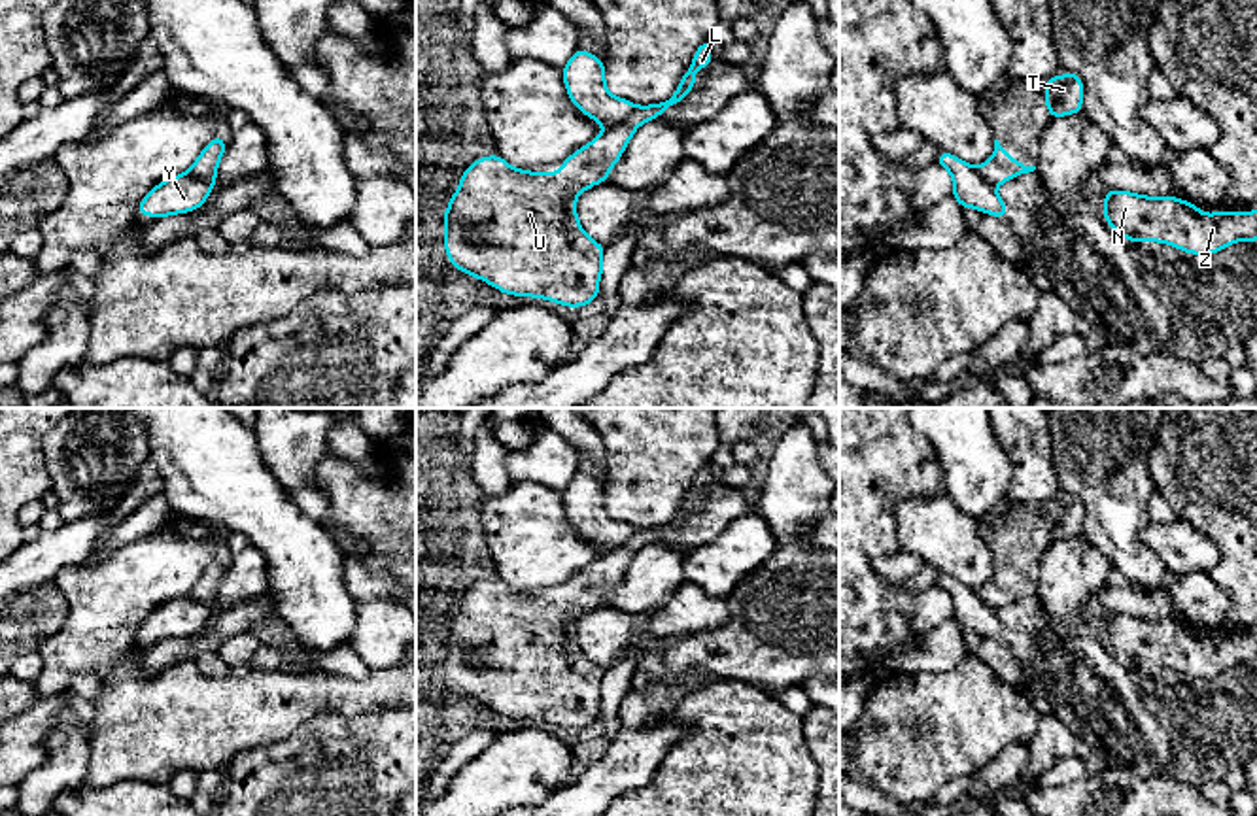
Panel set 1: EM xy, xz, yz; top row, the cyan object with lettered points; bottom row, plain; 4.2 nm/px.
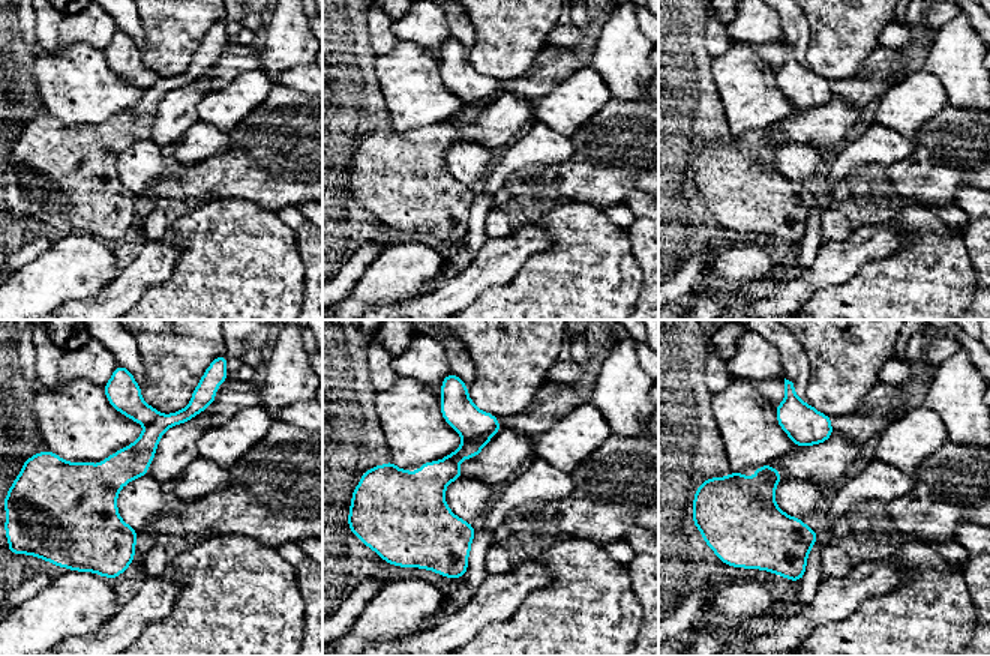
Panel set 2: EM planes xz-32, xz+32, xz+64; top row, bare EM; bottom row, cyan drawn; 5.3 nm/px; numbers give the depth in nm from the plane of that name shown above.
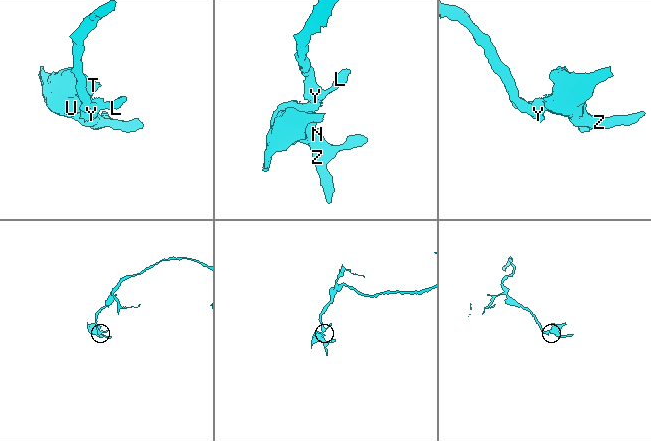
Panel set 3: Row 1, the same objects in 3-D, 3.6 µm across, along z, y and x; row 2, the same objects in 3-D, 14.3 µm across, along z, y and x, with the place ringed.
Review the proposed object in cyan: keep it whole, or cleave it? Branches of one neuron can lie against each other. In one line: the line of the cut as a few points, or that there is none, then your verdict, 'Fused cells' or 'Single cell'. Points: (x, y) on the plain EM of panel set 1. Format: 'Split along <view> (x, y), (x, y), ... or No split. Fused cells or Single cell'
Split along xz (636, 529), (624, 543), (605, 554). Fused cells

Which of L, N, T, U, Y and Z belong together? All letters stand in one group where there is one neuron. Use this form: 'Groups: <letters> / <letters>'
Groups: L N T U Z / Y

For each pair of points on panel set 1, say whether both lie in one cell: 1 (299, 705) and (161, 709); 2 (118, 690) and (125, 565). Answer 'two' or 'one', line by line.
1: one
2: two

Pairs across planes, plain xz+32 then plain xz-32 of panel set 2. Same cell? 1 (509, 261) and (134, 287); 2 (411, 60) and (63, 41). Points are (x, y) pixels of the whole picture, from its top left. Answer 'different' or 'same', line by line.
1: same
2: different

